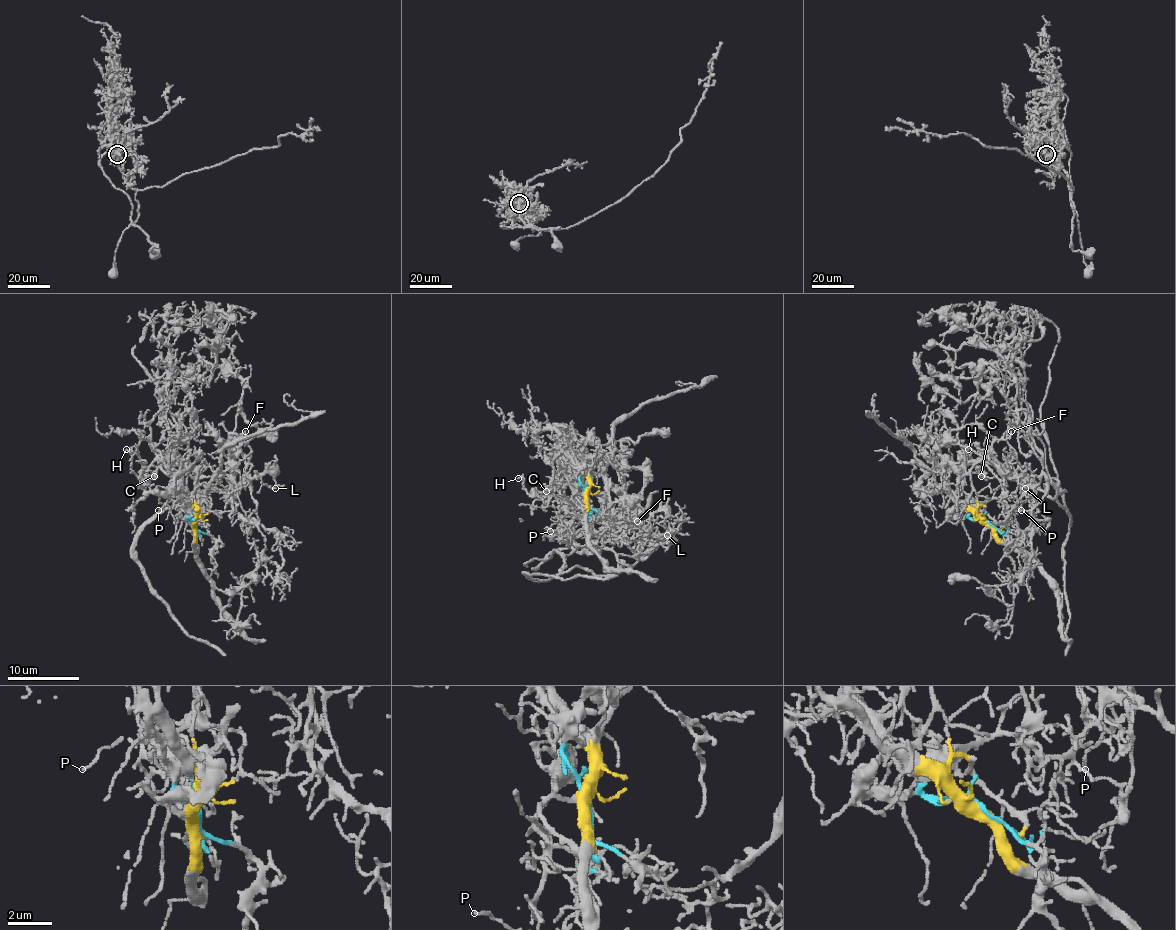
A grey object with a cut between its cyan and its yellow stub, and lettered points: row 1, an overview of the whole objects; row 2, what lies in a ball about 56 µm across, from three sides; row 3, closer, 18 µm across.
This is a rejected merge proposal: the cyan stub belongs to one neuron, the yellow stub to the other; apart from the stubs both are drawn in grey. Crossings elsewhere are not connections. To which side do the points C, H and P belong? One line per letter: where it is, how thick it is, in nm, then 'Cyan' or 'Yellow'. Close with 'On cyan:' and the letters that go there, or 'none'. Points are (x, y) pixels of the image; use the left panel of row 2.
C: Place: (154, 476). Thickness 140 nm. Yellow
H: Place: (126, 449). Thickness 140 nm. Yellow
P: Place: (158, 510). Thickness 120 nm. Cyan
On cyan: P

